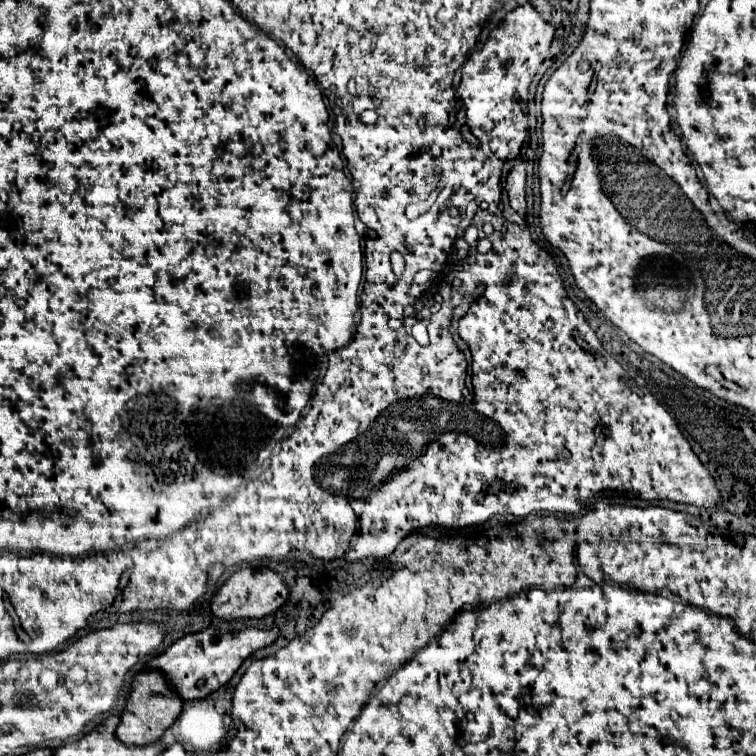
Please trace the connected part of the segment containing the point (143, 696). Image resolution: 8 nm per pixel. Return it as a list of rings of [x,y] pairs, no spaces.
[[[150,670],[150,672],[140,672],[132,680],[132,690],[126,700],[124,710],[120,712],[120,724],[116,728],[116,738],[126,742],[128,746],[146,746],[154,744],[160,740],[164,730],[172,726],[172,722],[180,716],[182,710],[182,700],[178,694],[166,684],[164,676],[160,672]]]

